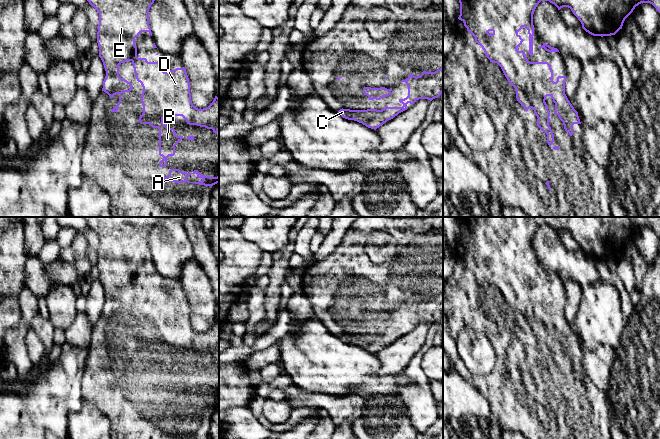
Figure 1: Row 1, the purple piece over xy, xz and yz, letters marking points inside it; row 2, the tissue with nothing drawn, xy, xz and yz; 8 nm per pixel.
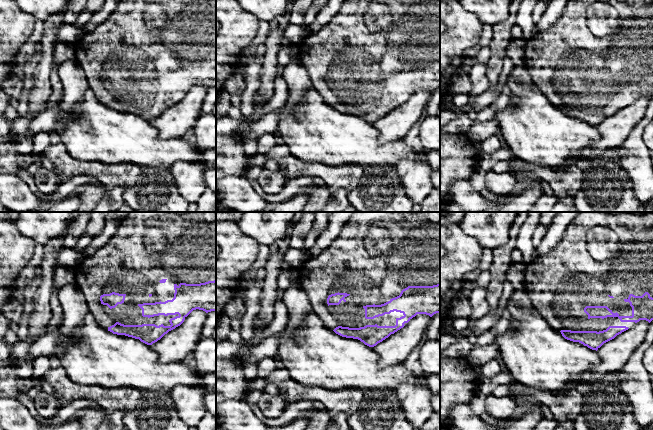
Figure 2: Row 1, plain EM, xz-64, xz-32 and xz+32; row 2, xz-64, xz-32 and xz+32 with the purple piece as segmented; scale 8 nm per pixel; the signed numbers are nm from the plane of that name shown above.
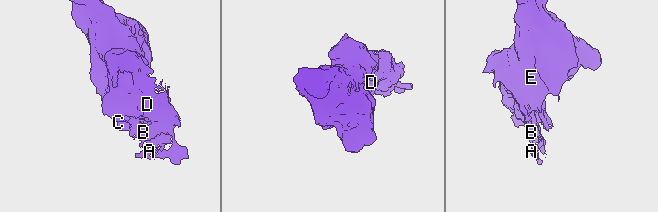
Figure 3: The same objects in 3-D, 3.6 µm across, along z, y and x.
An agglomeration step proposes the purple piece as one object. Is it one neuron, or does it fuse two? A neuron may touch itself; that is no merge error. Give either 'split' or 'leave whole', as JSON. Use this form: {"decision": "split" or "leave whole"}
{"decision": "leave whole"}

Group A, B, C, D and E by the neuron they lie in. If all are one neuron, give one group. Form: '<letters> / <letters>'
A B C D E

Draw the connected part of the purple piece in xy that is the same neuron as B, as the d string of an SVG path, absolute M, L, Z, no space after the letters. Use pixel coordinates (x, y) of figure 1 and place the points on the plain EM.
M84 217L87 225L99 237L99 249L97 250L97 267L99 270L99 281L101 282L106 300L103 305L102 315L110 322L119 318L119 327L111 336L117 336L121 328L121 318L130 316L132 309L119 300L119 289L131 285L135 301L143 311L141 326L143 337L139 341L141 348L150 348L153 352L159 353L159 379L163 383L159 386L160 391L167 390L167 382L175 379L175 370L183 363L175 357L174 352L168 352L163 343L170 340L182 340L187 348L197 349L212 353L216 358L219 355L219 322L215 320L213 326L206 332L196 332L191 324L190 306L184 291L175 294L166 292L160 286L148 286L146 282L137 281L135 262L142 256L148 256L151 260L149 249L149 233L154 225L161 219L167 217Z

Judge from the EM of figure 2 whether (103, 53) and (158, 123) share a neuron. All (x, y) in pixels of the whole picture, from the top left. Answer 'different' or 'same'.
different

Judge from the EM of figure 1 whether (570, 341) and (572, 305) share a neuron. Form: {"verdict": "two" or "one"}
{"verdict": "two"}

